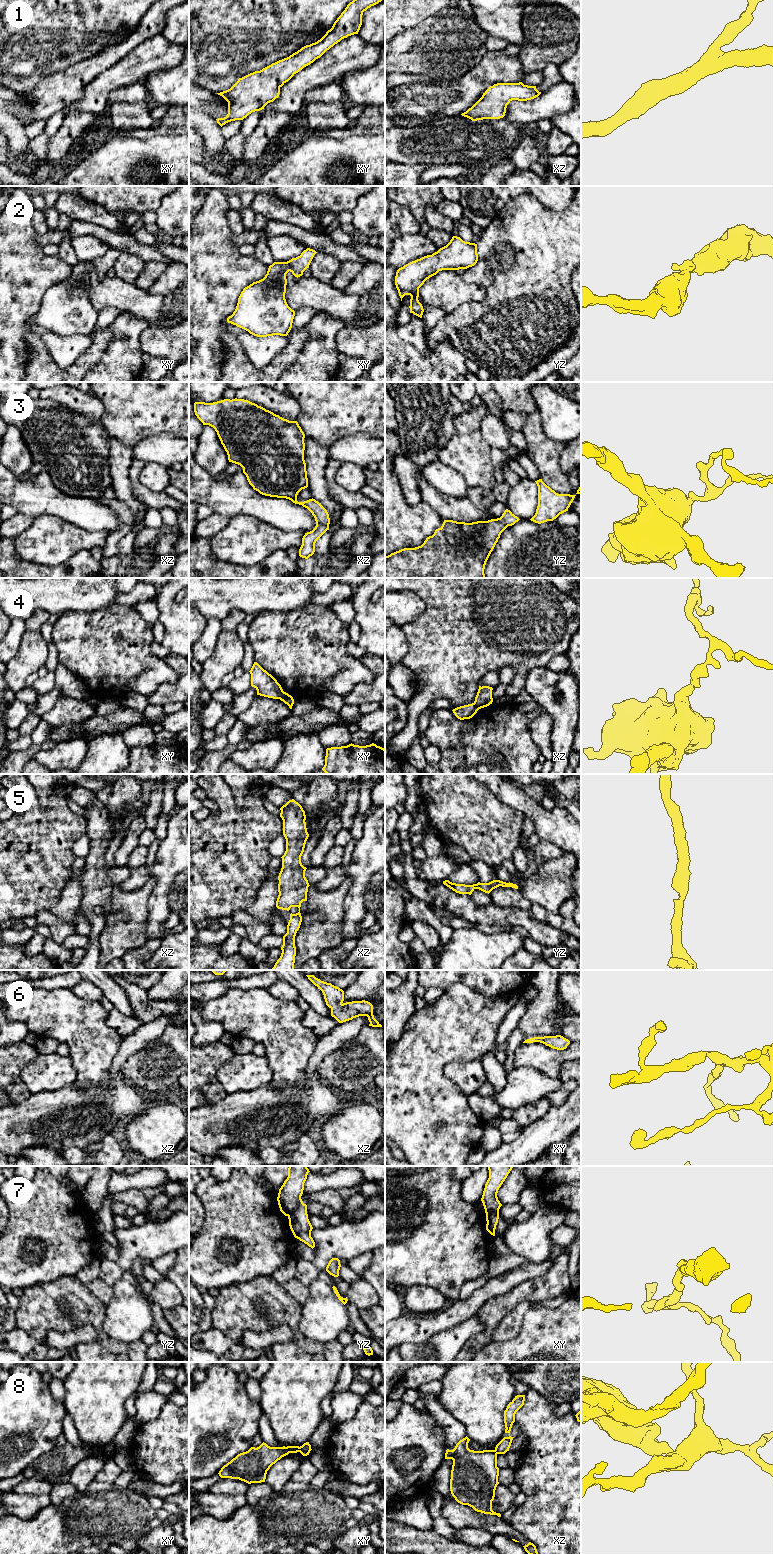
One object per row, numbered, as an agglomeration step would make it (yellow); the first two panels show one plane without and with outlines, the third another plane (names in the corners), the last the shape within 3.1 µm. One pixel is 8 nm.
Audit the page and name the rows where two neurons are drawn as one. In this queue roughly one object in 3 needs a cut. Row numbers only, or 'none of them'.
4, 7, 8

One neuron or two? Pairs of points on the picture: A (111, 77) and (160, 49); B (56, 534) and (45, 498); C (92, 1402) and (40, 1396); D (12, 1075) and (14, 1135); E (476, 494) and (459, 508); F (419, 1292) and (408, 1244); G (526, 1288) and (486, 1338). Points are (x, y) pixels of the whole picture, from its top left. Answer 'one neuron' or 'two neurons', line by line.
A: one neuron
B: two neurons
C: two neurons
D: two neurons
E: two neurons
F: two neurons
G: one neuron

